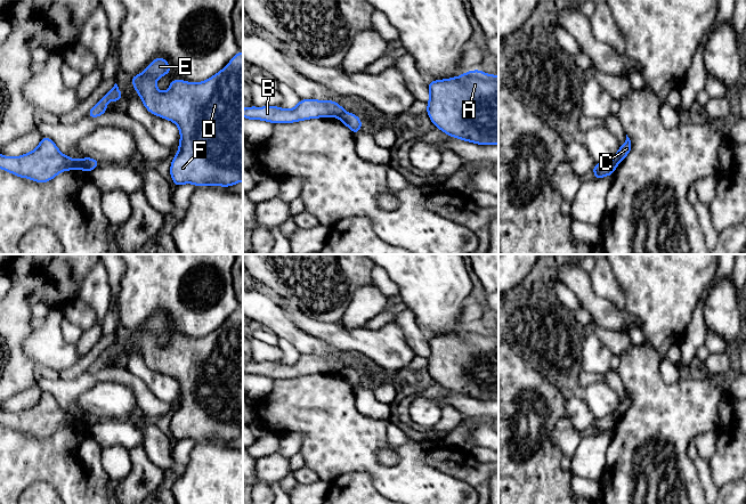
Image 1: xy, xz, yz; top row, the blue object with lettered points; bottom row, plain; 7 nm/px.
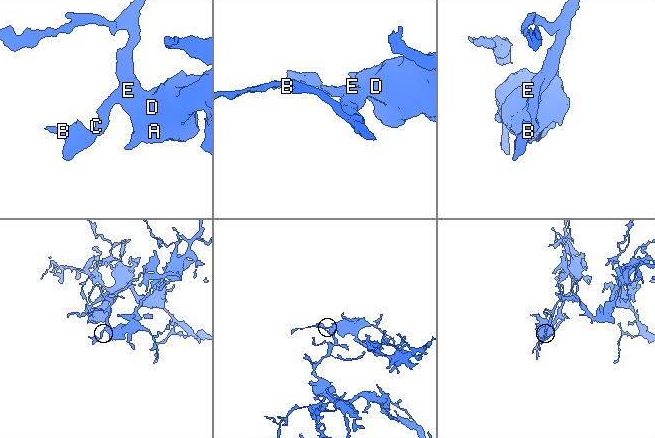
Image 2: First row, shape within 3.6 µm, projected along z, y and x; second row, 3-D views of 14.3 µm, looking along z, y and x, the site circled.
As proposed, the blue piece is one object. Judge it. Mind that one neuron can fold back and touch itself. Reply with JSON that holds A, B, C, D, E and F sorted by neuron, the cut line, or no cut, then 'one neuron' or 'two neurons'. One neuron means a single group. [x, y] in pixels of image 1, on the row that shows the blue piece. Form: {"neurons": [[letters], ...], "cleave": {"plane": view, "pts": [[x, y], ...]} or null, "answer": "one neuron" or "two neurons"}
{"neurons": [["A", "C", "D", "E", "F"], ["B"]], "cleave": {"plane": "xy", "pts": [[82, 159], [89, 170]]}, "answer": "two neurons"}

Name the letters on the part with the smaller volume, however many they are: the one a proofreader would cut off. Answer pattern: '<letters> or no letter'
B

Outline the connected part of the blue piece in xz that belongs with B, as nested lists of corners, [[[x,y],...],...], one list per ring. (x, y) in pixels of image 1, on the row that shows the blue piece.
[[[300,99],[292,109],[277,106],[246,107],[243,108],[243,116],[248,120],[262,120],[275,123],[293,123],[307,119],[316,117],[339,117],[343,113],[343,107],[333,100]]]

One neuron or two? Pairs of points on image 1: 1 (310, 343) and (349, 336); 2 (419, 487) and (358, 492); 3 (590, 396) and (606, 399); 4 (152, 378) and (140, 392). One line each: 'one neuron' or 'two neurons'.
1: two neurons
2: two neurons
3: one neuron
4: two neurons

